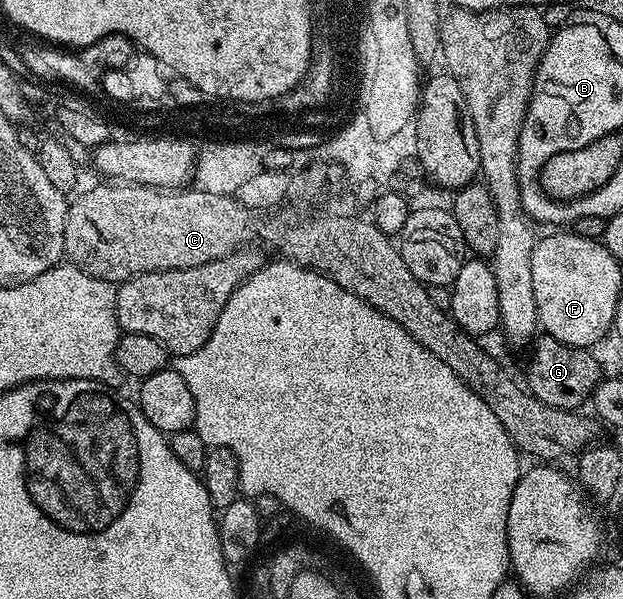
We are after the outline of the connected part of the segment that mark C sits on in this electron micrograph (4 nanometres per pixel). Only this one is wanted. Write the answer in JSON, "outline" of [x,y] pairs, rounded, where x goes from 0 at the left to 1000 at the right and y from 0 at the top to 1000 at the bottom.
{"outline":[[[191,301],[162,302],[162,311],[148,311],[124,337],[117,336],[109,347],[106,381],[103,382],[103,421],[108,436],[124,444],[152,464],[162,464],[181,474],[204,471],[205,466],[223,457],[239,457],[255,451],[291,451],[292,447],[318,447],[318,441],[337,441],[337,434],[350,434],[364,424],[400,409],[404,391],[419,397],[430,411],[445,411],[454,429],[465,437],[477,437],[482,444],[512,451],[526,464],[544,471],[549,481],[575,494],[587,508],[594,508],[607,521],[626,528],[677,581],[697,588],[722,621],[729,621],[750,641],[766,661],[799,694],[799,708],[812,715],[819,735],[828,743],[836,760],[848,758],[854,768],[892,768],[905,765],[910,758],[923,760],[952,736],[950,711],[931,693],[931,688],[897,684],[883,674],[870,674],[839,643],[835,644],[803,613],[796,598],[788,598],[766,566],[750,558],[732,539],[724,523],[701,514],[687,492],[687,479],[673,471],[652,447],[652,434],[645,434],[639,412],[632,407],[618,407],[616,396],[599,384],[599,377],[568,371],[565,366],[551,366],[544,357],[509,356],[509,364],[482,364],[477,371],[454,371],[449,364],[416,364],[404,357],[398,344],[384,337],[384,329],[371,324],[343,326],[342,321],[318,319],[313,314],[291,314],[268,317],[258,311],[230,311],[222,304],[194,304]]]}

